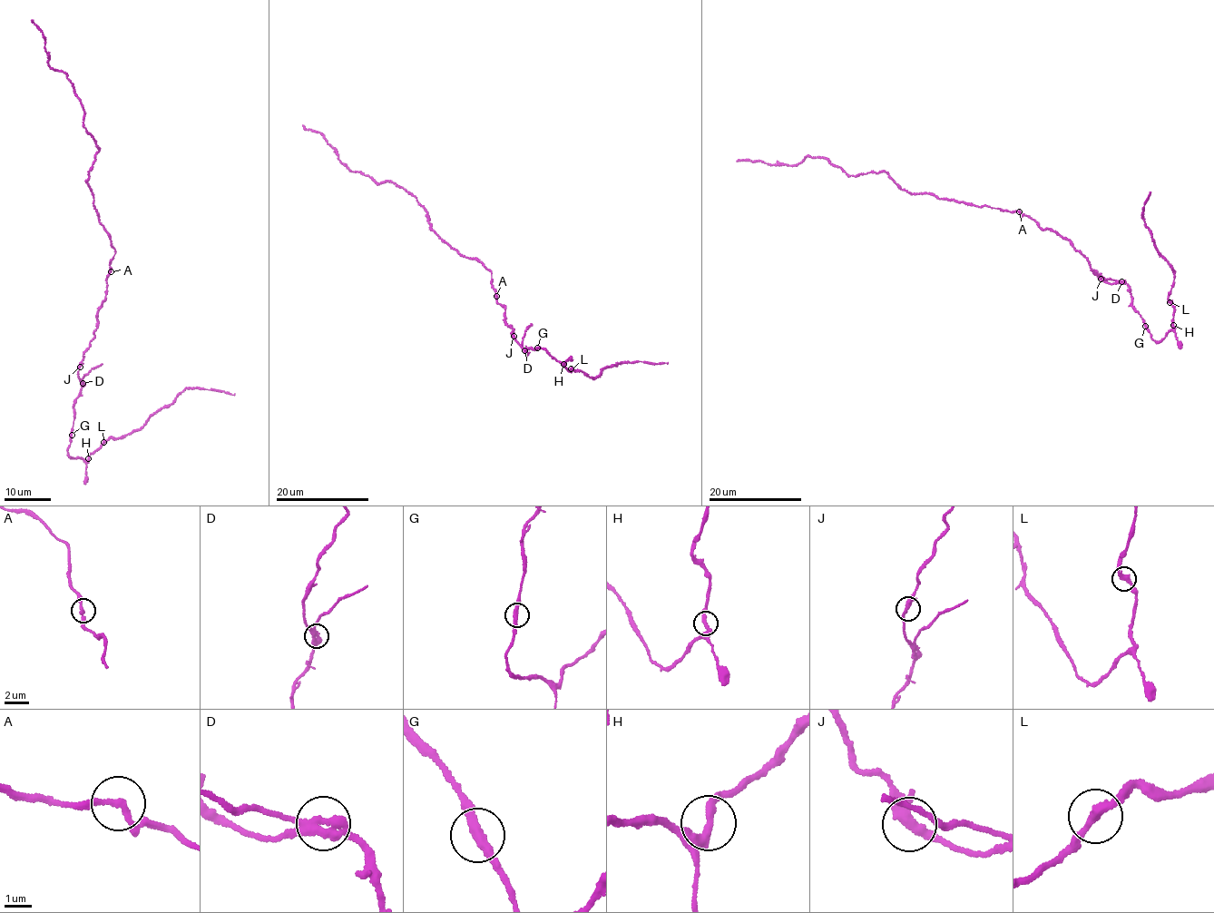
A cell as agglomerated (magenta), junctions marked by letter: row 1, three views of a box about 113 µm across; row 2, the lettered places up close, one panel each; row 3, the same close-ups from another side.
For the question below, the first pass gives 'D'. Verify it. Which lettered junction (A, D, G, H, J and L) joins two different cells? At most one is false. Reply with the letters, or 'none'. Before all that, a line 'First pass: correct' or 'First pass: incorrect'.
First pass: correct
D

